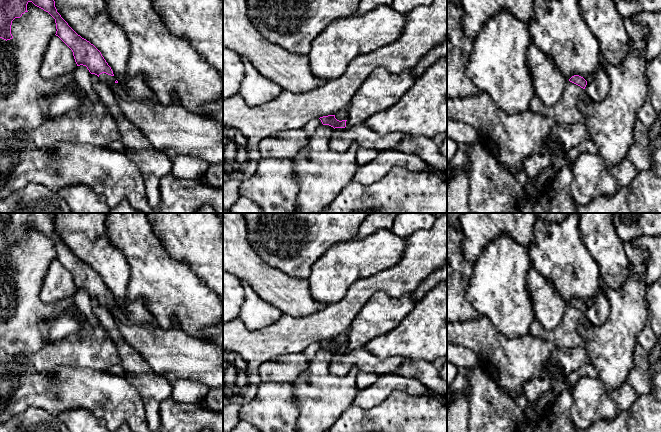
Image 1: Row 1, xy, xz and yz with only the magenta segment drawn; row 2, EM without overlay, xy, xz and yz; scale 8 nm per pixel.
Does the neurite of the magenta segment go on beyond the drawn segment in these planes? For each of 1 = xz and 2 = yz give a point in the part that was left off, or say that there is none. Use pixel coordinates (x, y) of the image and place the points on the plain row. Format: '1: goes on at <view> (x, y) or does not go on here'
1: goes on at xz (342, 363)
2: goes on at yz (597, 312)

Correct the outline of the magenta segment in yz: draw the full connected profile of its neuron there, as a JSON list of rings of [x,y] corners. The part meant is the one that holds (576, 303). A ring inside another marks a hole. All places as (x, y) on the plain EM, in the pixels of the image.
[[[598,292],[587,306],[583,301],[574,299],[570,306],[584,313],[584,322],[590,325],[603,325],[610,312],[609,301],[604,292]]]

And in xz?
[[[335,339],[323,340],[319,343],[323,349],[329,349],[334,352],[329,370],[336,376],[347,375],[353,367],[357,367],[365,373],[376,373],[380,376],[395,374],[397,369],[408,361],[408,359],[397,356],[379,358],[364,347],[347,352],[347,344],[339,345],[335,342]]]

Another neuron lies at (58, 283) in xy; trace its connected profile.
[[[56,259],[47,270],[39,296],[45,304],[55,304],[67,296],[73,296],[77,288],[72,274]]]

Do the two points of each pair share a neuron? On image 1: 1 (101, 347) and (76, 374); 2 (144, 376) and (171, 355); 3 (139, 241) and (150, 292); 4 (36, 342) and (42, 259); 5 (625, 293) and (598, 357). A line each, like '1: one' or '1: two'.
1: two
2: two
3: one
4: one
5: one

